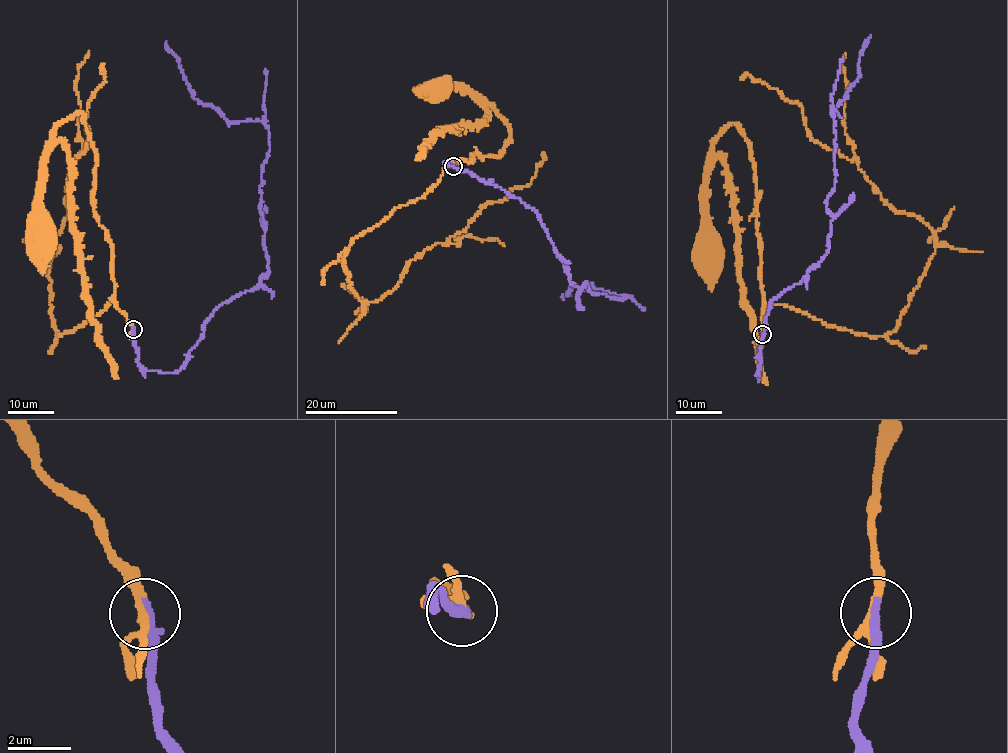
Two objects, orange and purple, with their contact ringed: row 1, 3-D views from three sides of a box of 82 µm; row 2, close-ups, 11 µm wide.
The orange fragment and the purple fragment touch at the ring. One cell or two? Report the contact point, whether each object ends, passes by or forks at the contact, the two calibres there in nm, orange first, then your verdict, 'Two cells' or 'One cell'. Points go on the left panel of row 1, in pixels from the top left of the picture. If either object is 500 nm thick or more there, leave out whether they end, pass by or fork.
Place: (133, 329). At the ring orange forks. At the ring purple ends. Thickness 190 nm (orange) against 360 nm. One cell

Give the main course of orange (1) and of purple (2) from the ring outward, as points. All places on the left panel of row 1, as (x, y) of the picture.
1: (132, 329), (112, 298), (59, 335), (50, 303), (65, 183), (86, 147), (86, 112), (105, 81), (99, 68)
2: (132, 329), (138, 363), (175, 372), (220, 304), (268, 271), (268, 126), (201, 104), (165, 42)

